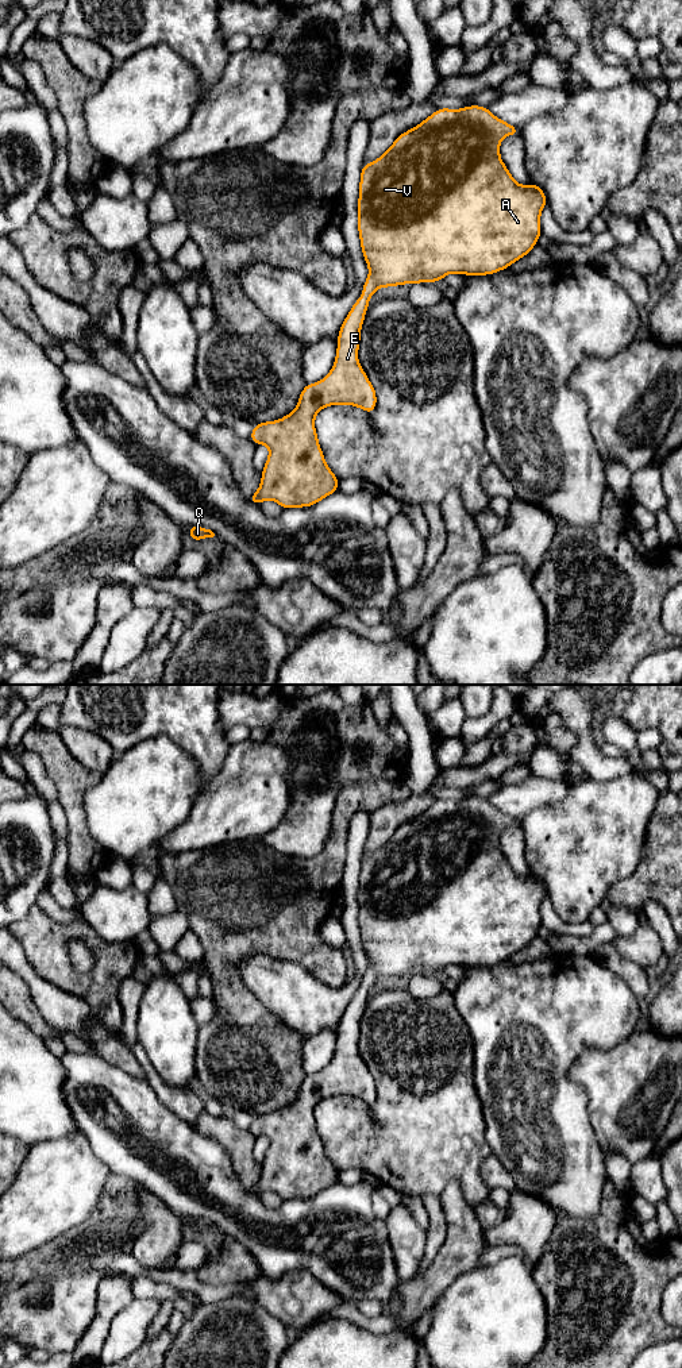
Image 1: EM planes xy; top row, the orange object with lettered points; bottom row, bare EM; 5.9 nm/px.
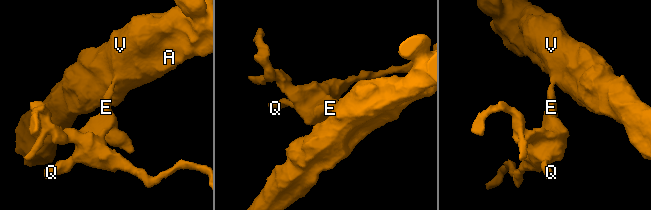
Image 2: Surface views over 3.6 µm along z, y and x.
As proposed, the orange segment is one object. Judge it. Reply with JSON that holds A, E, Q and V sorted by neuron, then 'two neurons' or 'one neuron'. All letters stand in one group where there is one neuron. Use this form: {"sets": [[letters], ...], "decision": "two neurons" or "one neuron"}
{"sets": [["A", "E", "Q", "V"]], "decision": "one neuron"}

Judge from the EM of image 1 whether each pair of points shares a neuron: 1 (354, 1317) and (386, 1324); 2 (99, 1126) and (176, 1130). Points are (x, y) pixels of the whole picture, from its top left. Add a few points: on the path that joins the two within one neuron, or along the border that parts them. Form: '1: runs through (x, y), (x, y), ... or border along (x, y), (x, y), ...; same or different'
1: runs through (362, 1321), (378, 1324); same
2: runs through (74, 1091), (88, 1083), (118, 1083), (141, 1106); same

